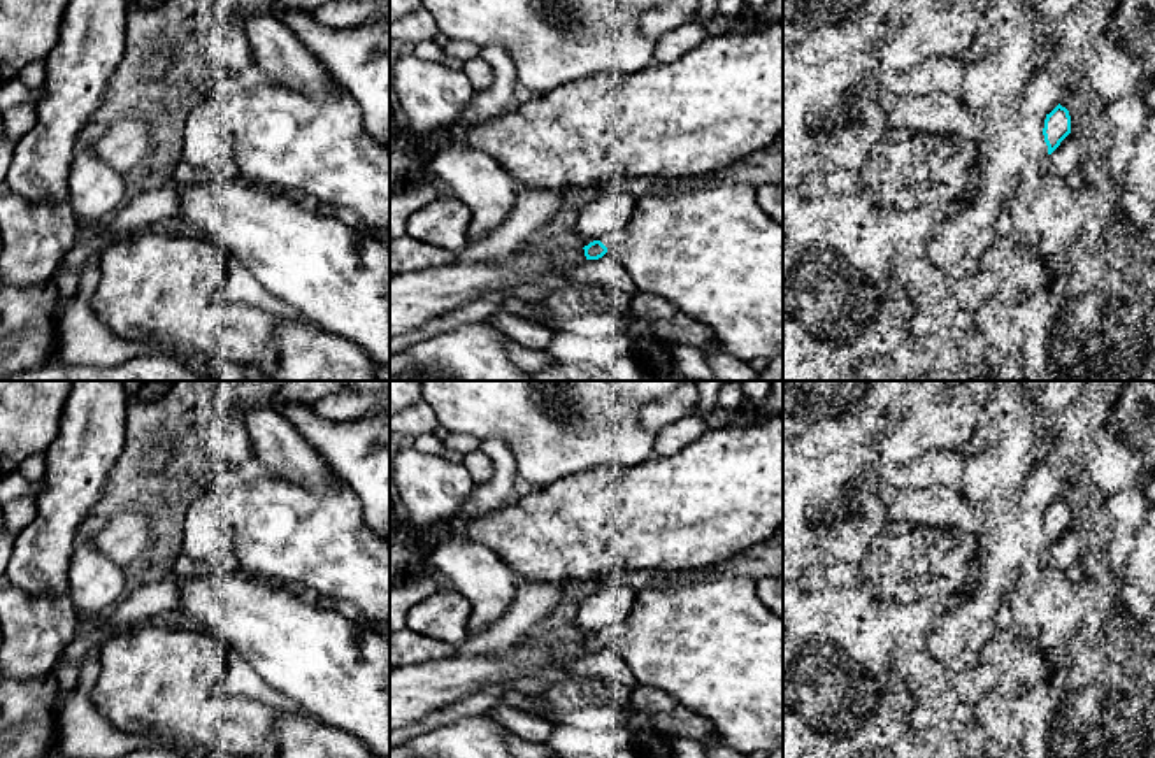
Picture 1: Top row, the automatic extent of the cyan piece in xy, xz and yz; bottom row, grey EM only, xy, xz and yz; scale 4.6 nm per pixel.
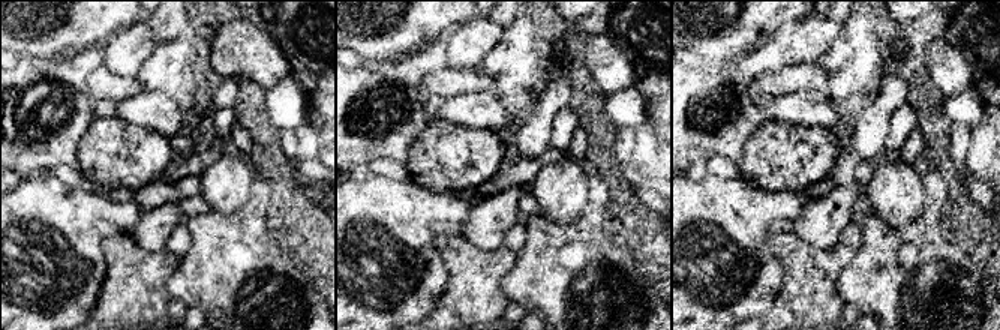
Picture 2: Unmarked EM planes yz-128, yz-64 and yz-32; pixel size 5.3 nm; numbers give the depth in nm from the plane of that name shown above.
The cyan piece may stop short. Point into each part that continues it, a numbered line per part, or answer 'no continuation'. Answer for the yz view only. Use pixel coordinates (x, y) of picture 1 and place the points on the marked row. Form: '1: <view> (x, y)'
no continuation

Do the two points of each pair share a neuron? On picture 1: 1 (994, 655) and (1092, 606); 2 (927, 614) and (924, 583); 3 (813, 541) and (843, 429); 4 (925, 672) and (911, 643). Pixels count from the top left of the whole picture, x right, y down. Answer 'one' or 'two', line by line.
1: two
2: two
3: two
4: two

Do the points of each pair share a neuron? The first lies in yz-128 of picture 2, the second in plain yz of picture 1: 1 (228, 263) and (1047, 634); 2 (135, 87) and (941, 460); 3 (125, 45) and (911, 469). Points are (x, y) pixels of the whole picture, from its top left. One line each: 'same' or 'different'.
1: different
2: same
3: different

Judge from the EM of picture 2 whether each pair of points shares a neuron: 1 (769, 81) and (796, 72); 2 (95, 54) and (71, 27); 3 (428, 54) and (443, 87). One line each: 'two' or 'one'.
1: one
2: two
3: two

